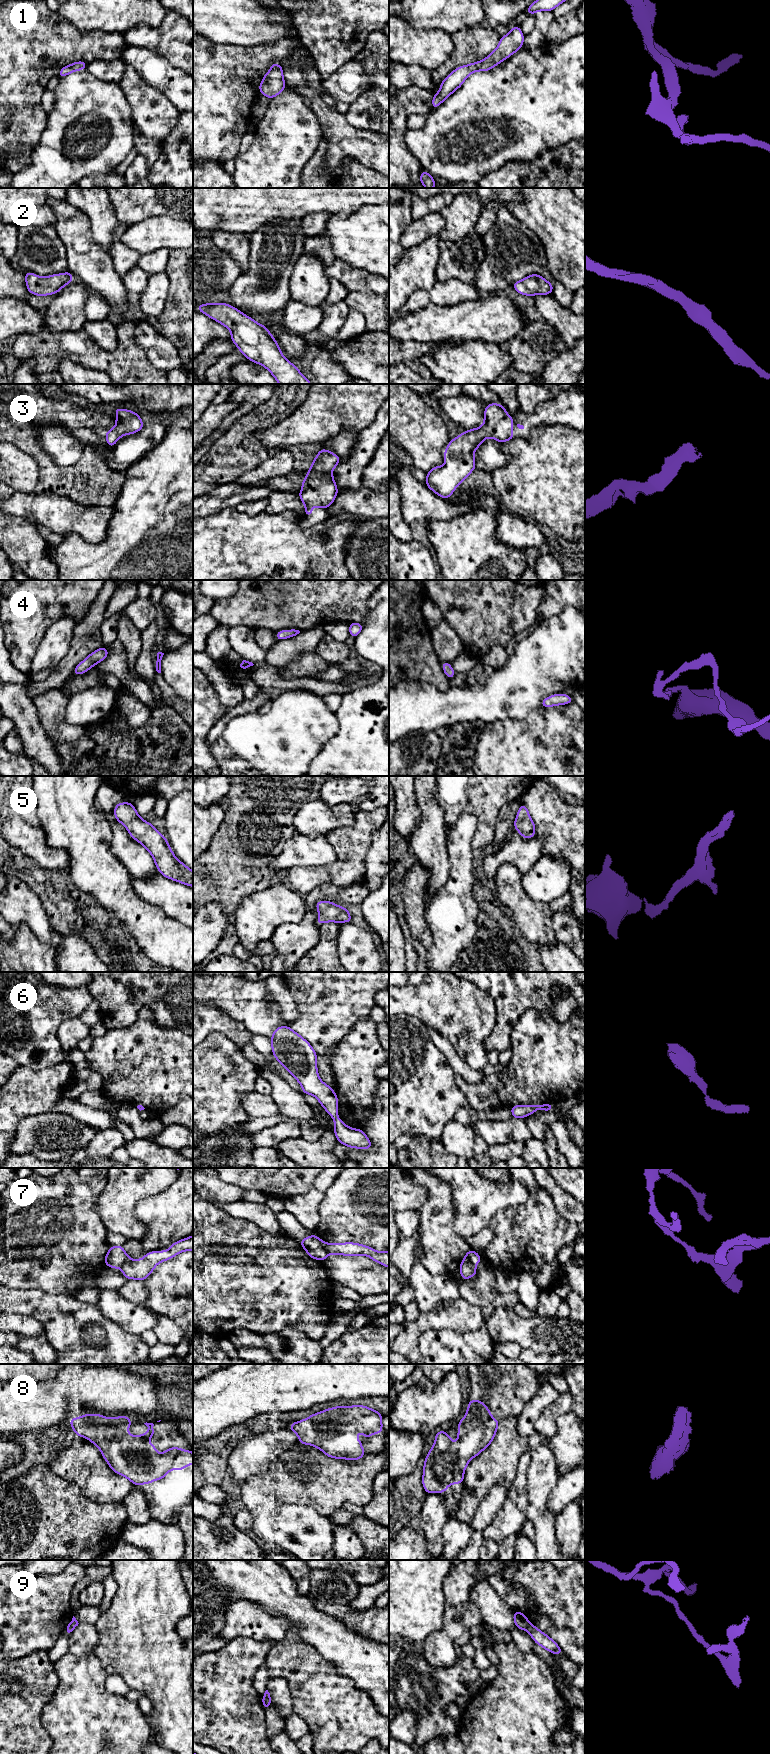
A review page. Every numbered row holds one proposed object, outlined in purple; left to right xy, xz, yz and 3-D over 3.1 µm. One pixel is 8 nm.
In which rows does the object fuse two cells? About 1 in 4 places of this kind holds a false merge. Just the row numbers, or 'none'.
7

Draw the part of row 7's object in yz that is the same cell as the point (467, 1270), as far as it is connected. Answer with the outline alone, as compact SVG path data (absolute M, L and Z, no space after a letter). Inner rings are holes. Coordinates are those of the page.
M463 1260L461 1262L459 1272L461 1274L462 1280L467 1280L468 1278L477 1275L476 1268L468 1260Z

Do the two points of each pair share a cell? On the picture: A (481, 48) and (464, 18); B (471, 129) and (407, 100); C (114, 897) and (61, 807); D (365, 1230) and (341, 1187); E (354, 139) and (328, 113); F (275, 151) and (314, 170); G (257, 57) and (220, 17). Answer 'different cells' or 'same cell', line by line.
A: different cells
B: different cells
C: same cell
D: same cell
E: same cell
F: different cells
G: different cells

